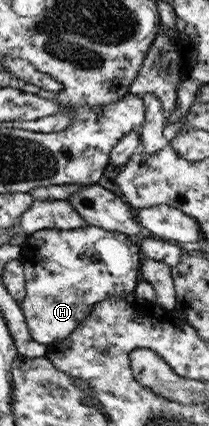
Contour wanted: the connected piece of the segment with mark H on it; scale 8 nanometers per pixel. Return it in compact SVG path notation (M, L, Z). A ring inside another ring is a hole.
M94 225L76 230L47 229L30 234L22 247L20 259L27 274L27 296L22 303L23 309L34 339L46 347L74 334L87 322L98 303L112 297L136 295L142 280L143 263L140 263L140 255L143 250L137 239L125 233ZM114 239L132 251L132 277L112 277L112 269L106 267L102 253L108 251L108 245L112 247Z

